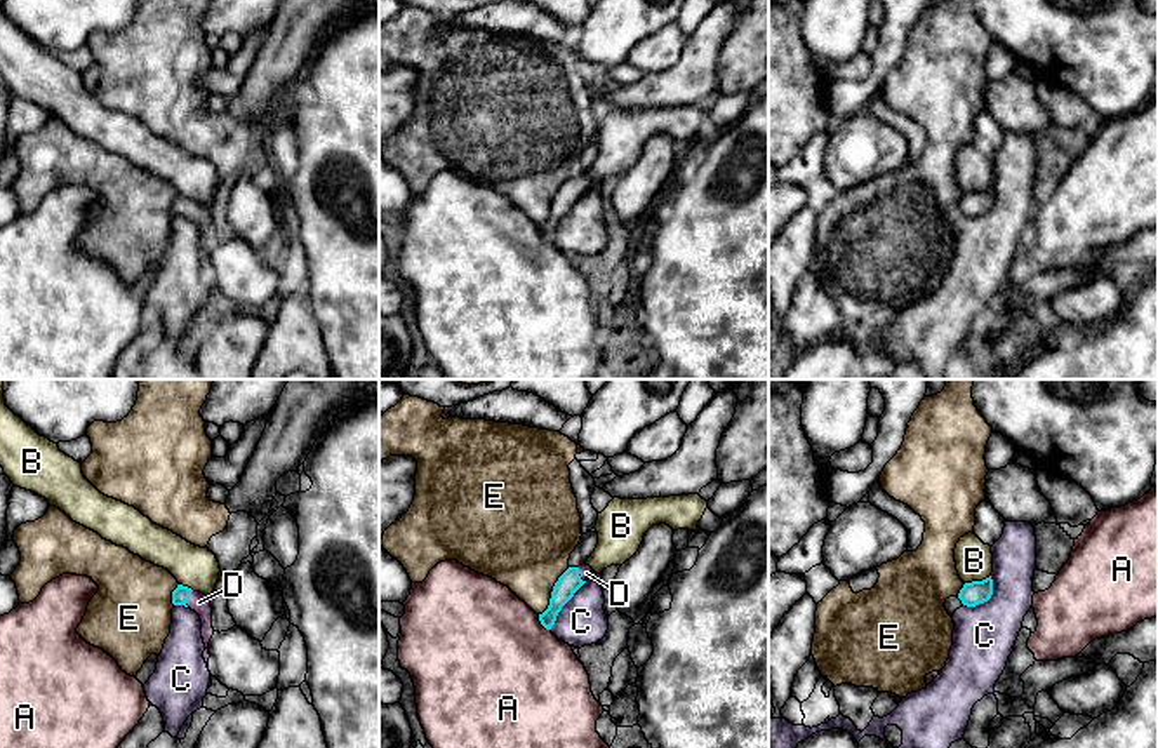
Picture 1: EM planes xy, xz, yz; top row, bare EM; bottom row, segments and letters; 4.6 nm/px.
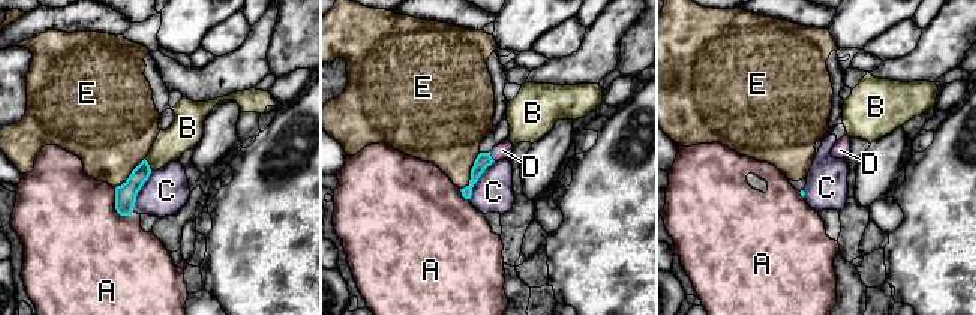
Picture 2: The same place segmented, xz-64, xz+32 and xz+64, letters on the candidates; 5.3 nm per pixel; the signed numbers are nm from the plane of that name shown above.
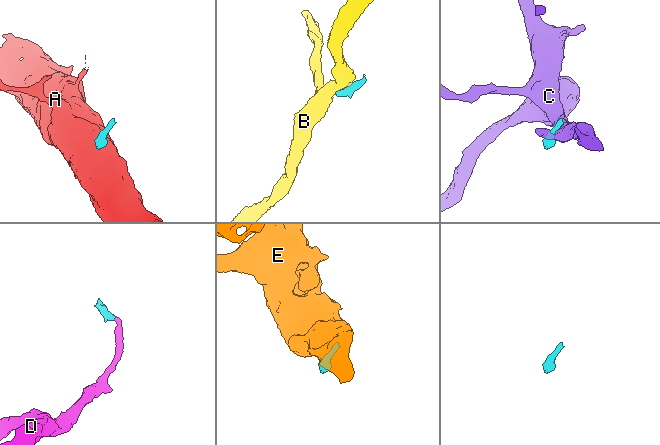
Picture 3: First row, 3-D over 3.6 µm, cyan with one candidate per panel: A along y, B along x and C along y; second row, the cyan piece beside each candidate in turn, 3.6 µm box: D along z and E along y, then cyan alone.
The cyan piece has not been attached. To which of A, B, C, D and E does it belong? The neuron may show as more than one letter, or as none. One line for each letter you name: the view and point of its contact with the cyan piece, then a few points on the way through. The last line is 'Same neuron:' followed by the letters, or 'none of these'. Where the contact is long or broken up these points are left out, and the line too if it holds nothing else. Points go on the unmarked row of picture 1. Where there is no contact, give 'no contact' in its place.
D: meets cyan in xy at (188, 207); runs through xy (181, 204), (188, 207), (199, 213)
Same neuron: D

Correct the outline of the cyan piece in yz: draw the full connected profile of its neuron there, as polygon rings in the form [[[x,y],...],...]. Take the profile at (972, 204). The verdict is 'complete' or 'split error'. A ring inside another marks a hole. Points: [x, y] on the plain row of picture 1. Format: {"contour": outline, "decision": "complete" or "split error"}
{"contour": [[[991,186],[982,191],[972,191],[965,193],[963,198],[958,204],[958,209],[967,217],[975,217],[979,214],[984,214],[993,205],[993,190]]], "decision": "complete"}

